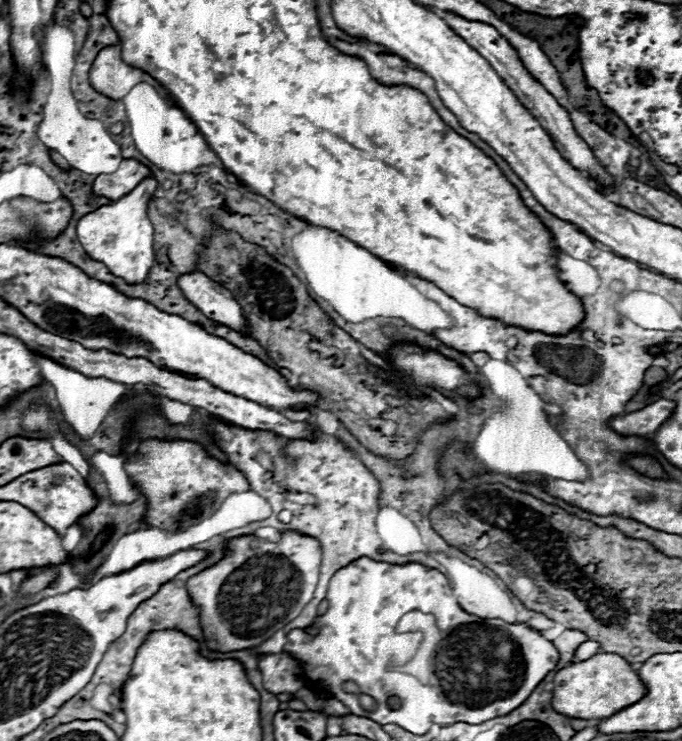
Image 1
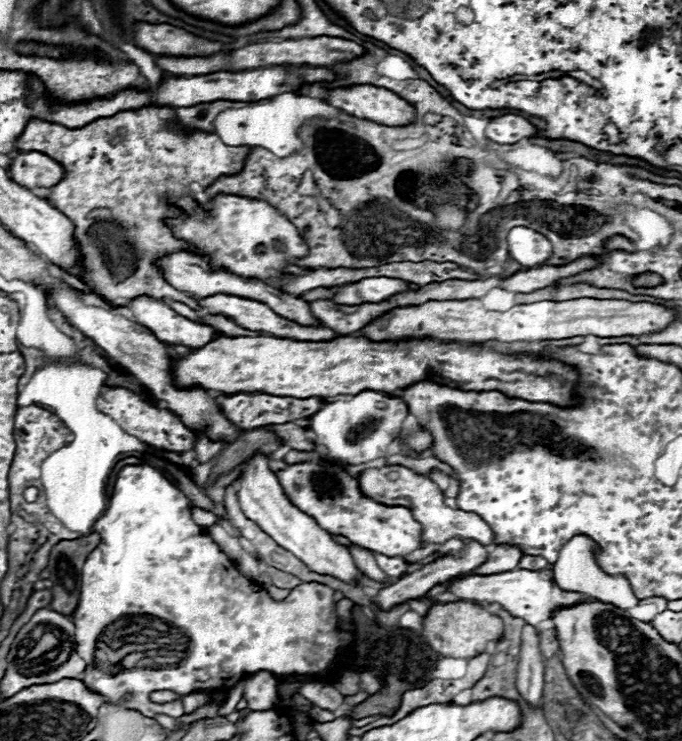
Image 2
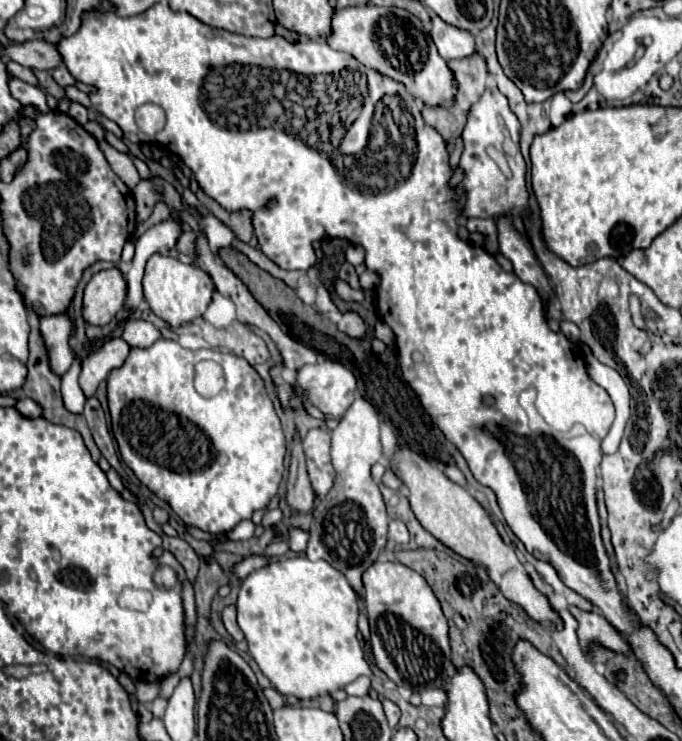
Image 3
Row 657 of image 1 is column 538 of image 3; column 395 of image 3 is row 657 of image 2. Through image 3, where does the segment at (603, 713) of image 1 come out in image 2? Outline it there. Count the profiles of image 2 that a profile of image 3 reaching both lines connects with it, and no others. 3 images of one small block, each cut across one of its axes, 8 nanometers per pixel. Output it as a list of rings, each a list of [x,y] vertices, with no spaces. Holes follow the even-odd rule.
[[[456,600],[446,604],[432,604],[428,614],[424,616],[422,624],[422,636],[428,640],[430,648],[452,658],[474,658],[476,654],[486,650],[486,644],[490,640],[496,640],[502,634],[502,620],[490,612],[486,612],[476,602]]]

